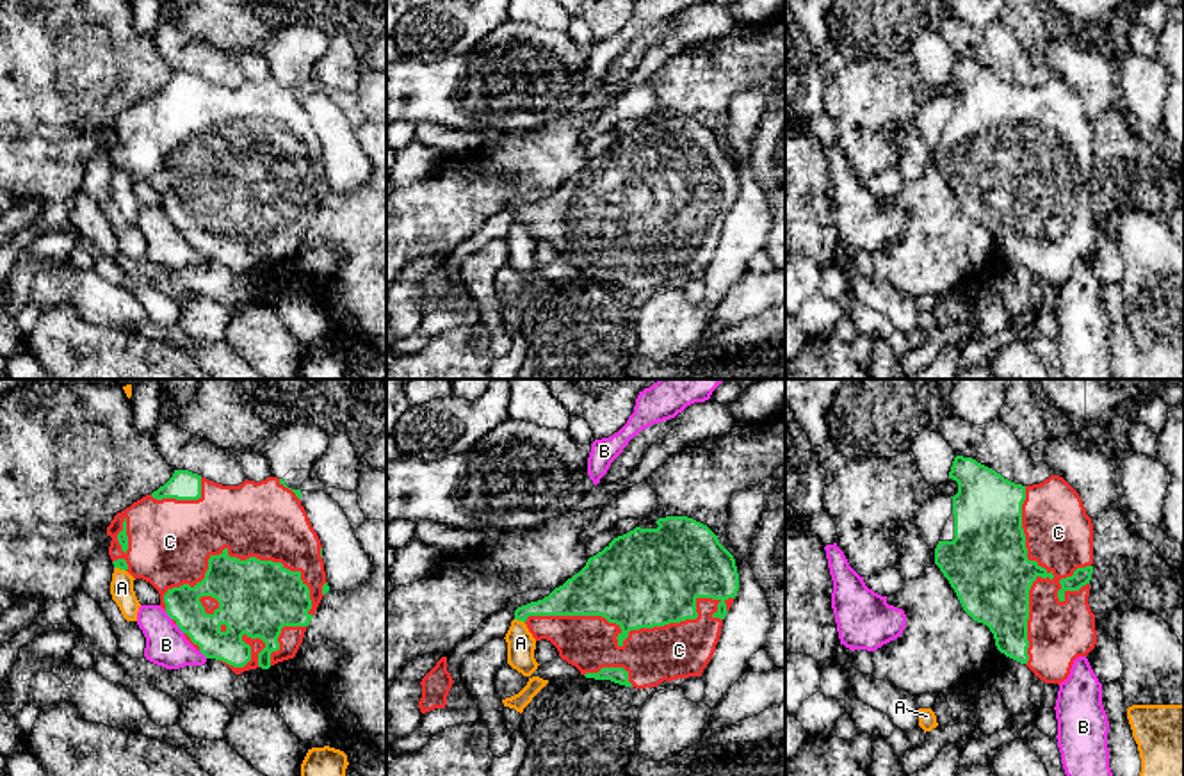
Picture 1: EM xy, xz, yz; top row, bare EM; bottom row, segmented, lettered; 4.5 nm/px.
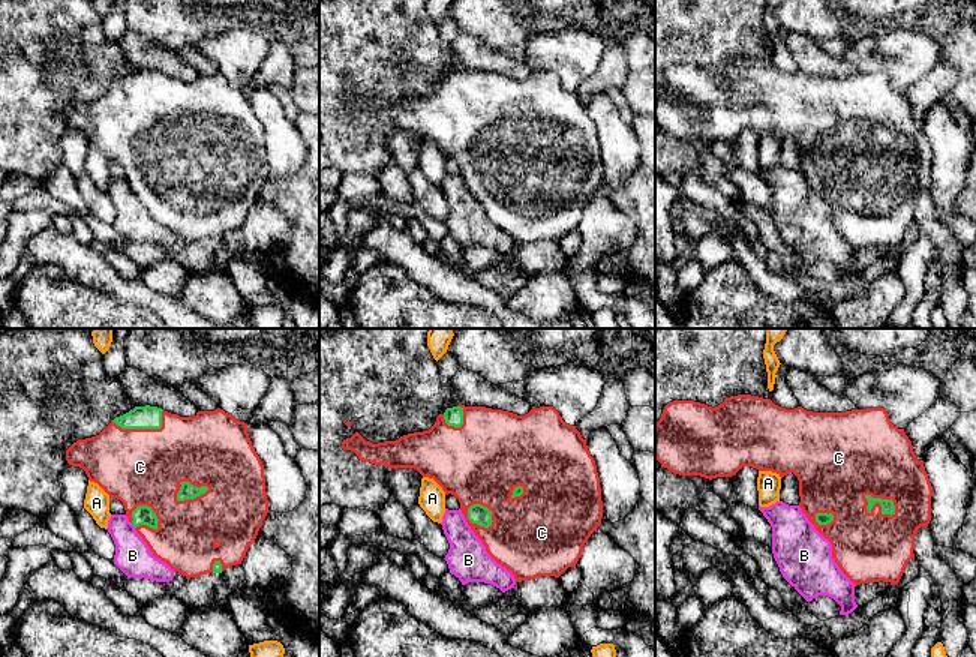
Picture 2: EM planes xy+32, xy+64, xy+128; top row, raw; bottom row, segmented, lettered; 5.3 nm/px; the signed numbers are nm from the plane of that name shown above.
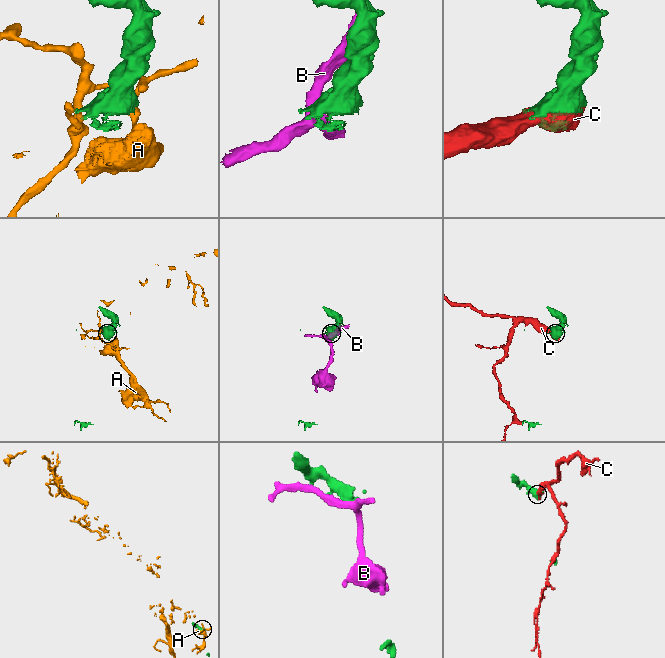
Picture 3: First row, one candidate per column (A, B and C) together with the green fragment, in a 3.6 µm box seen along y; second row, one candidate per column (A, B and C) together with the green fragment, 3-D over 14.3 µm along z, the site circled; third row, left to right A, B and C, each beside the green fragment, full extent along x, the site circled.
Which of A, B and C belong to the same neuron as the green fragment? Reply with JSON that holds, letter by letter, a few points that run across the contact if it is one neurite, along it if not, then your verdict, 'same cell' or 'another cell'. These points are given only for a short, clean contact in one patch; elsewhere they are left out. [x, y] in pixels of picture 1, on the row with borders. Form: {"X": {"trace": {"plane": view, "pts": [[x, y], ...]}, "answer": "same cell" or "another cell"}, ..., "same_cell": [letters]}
{"A": {"trace": {"plane": "xz", "pts": [[515, 618], [524, 623]]}, "answer": "another cell"}, "B": {"answer": "another cell"}, "C": {"answer": "same cell"}, "same_cell": ["C"]}

